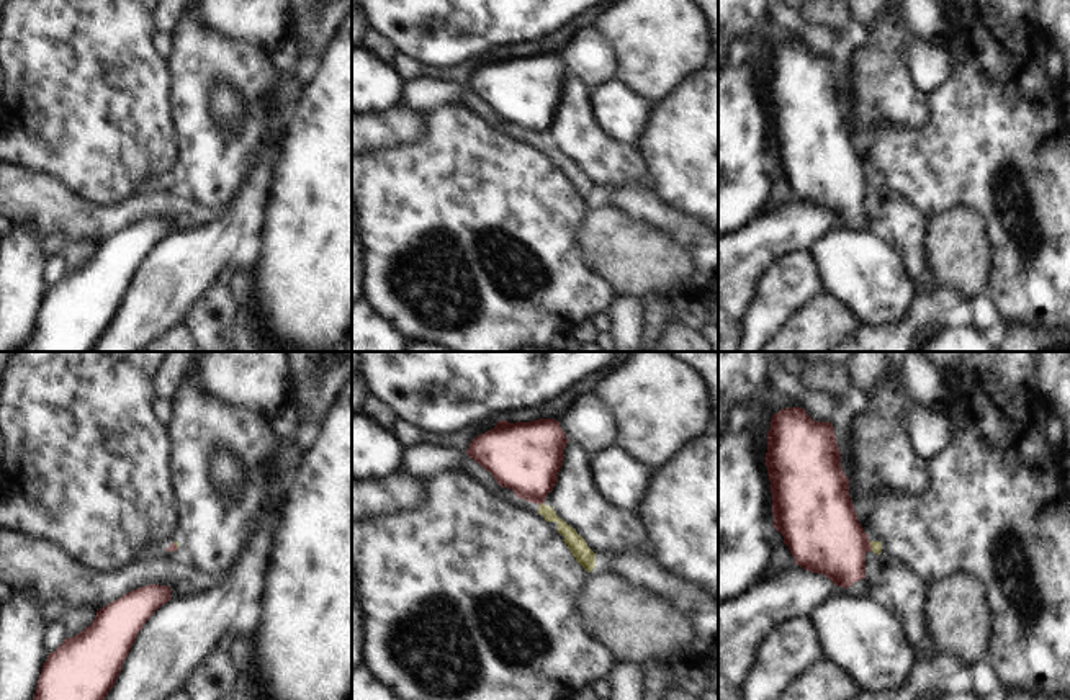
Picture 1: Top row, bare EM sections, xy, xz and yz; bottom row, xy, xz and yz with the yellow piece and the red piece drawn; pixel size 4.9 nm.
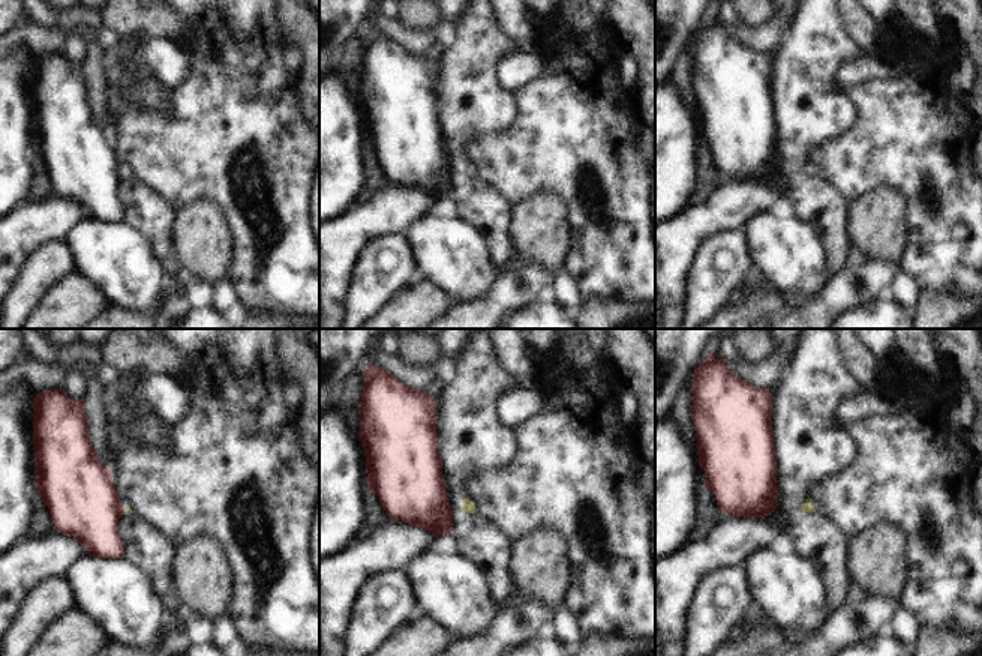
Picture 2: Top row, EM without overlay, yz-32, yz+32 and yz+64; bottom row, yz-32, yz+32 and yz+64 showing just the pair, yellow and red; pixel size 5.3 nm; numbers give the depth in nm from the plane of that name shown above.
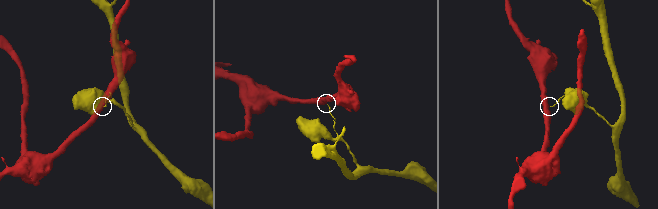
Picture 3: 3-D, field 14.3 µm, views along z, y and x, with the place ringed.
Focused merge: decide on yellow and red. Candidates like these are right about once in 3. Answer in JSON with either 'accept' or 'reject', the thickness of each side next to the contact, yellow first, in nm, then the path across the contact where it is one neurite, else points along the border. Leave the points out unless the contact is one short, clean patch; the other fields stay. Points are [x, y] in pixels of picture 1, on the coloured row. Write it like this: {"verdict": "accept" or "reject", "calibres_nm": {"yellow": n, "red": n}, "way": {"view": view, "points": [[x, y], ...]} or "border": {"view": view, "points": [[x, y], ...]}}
{"verdict": "reject", "calibres_nm": {"yellow": 90, "red": 360}, "border": {"view": "xz", "points": [[543, 502], [540, 506]]}}

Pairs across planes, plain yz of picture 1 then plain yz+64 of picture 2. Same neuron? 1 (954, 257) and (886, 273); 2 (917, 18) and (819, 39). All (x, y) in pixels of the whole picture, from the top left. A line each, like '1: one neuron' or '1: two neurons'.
1: two neurons
2: two neurons

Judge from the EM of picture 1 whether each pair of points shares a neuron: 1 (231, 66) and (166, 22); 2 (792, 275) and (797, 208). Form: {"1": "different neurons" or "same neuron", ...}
{"1": "different neurons", "2": "different neurons"}

